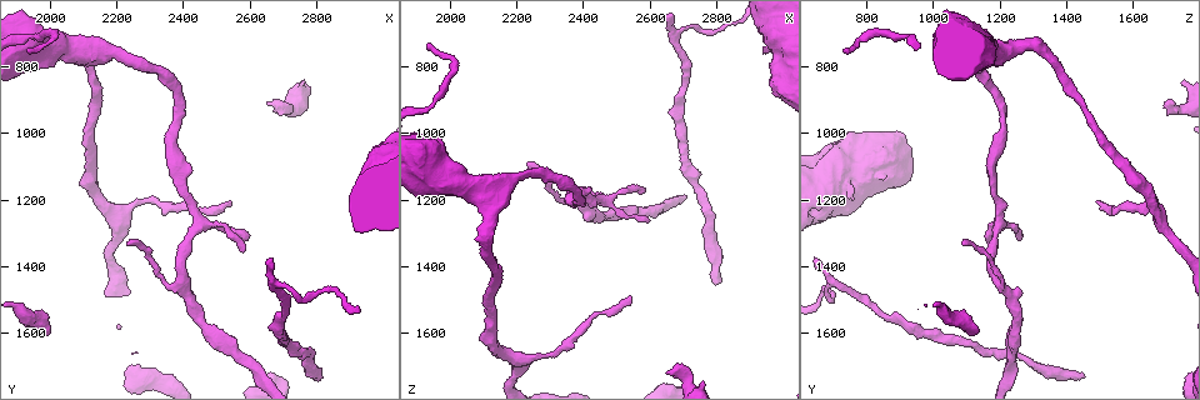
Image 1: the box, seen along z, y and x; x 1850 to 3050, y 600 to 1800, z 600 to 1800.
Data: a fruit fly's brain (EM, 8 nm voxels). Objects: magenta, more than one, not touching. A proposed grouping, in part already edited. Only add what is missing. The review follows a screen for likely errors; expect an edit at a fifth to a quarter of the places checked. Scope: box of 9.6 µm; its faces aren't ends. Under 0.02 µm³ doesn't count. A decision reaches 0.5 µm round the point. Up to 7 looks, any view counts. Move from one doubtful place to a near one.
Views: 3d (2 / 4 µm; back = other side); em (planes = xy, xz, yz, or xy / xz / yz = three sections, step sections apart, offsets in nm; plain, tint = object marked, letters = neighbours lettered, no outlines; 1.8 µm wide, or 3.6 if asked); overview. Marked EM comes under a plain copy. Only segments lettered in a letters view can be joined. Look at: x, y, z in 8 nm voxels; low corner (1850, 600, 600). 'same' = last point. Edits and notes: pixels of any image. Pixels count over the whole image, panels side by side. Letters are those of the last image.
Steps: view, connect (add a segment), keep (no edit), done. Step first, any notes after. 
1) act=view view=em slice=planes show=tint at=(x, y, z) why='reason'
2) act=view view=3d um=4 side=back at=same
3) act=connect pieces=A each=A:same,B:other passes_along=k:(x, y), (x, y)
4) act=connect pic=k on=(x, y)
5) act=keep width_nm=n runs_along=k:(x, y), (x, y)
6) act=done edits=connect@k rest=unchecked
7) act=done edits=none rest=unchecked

act=view view=em um=3.6 slice=yz step=16 show=tint at=(2700, 930, 1730) why='sudden change in width'

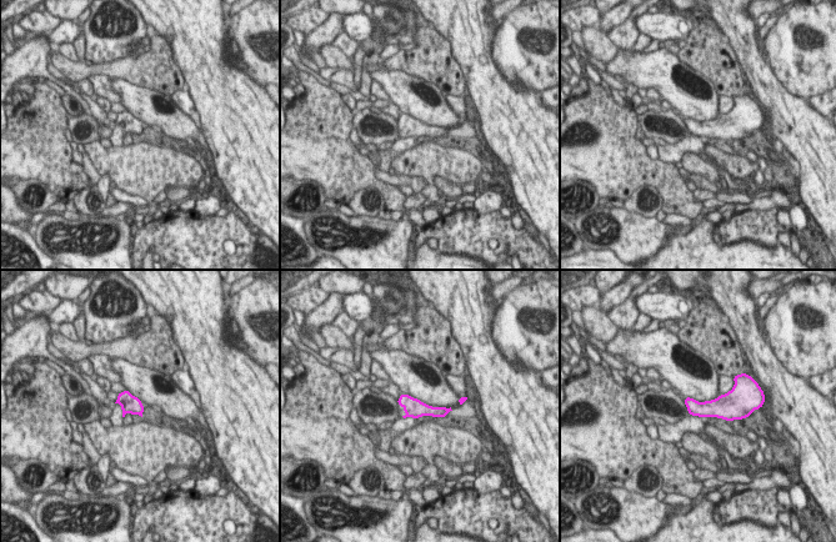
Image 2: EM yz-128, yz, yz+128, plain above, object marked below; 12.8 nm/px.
act=view view=em um=3.6 slice=planes show=tint at=same why='cut it another way'

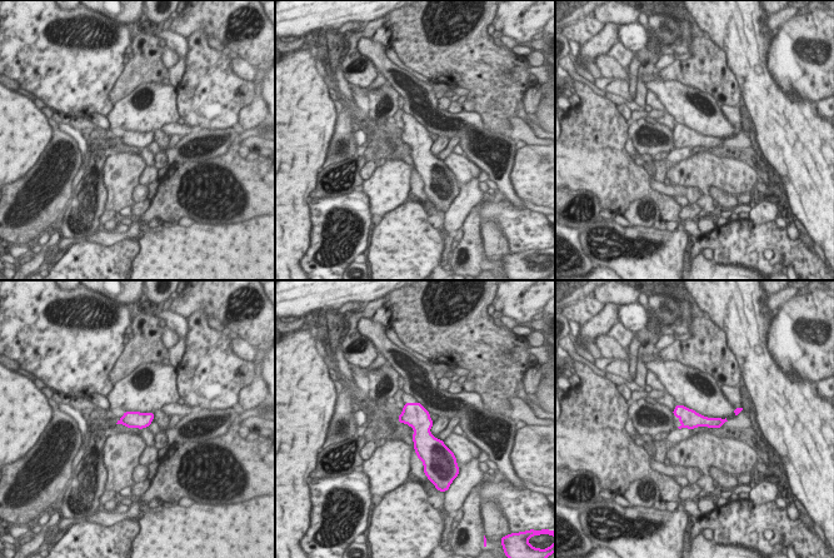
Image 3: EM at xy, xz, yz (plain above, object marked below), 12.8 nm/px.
act=view view=em um=3.6 slice=planes show=letters at=same

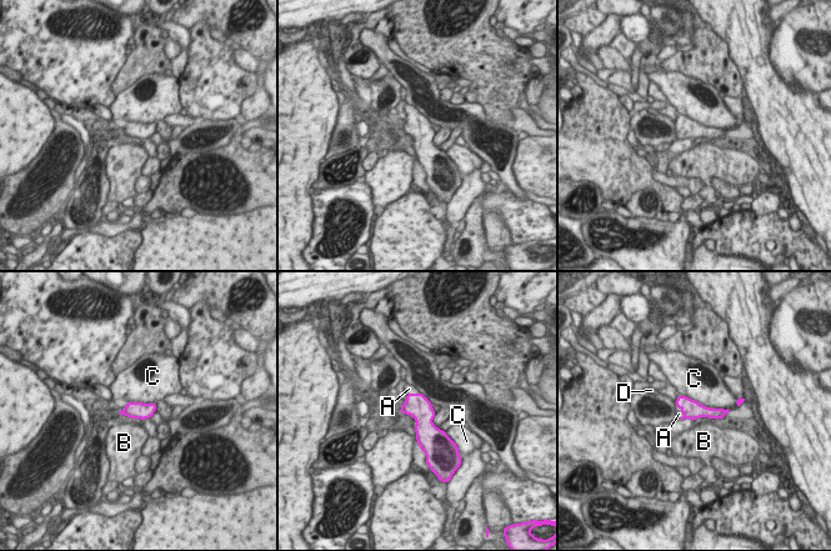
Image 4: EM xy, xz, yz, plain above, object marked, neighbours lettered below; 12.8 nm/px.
act=connect pic=4 on=(679, 414) longest_contact=C:650nm each=A:same,B:other,C:other,D:other passes_along=4:(694, 410), (680, 411), (679, 414) found='the neuron continues'

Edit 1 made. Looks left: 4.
act=view view=3d um=4 at=(2540, 1200, 1490) why='free end'

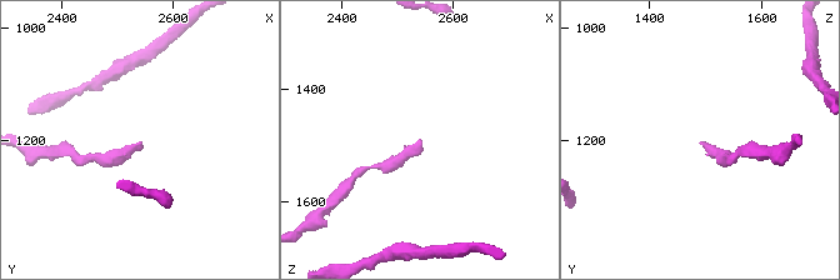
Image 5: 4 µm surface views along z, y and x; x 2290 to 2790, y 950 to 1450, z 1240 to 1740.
act=view view=em slice=planes show=letters at=(2540, 1205, 1495) why='now the EM'

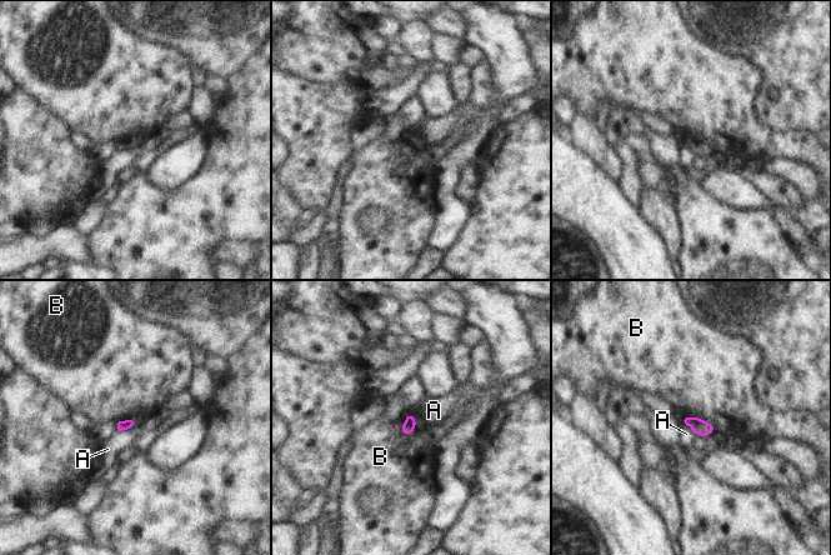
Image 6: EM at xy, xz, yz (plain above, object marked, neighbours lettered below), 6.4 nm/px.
act=keep each=A:other,B:other border=6:(395, 425), (403, 434), (410, 435) found='none of them fits'

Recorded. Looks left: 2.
act=done edits=connect@4 rest=unchecked

